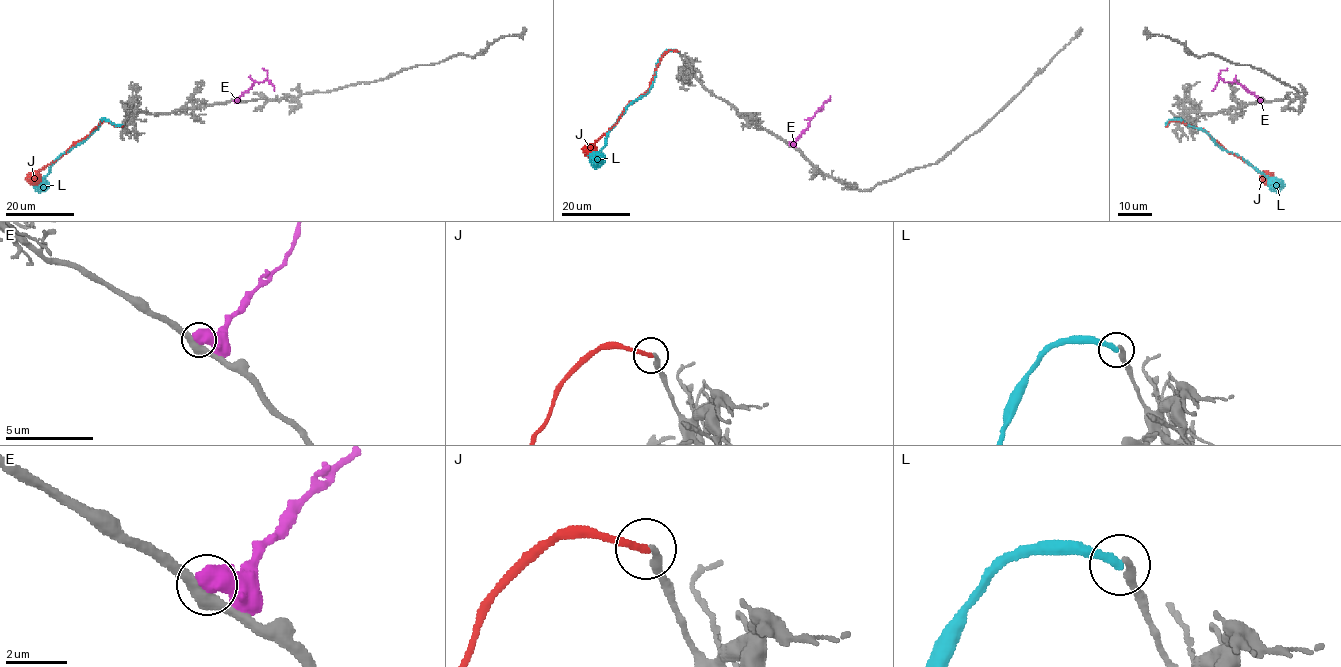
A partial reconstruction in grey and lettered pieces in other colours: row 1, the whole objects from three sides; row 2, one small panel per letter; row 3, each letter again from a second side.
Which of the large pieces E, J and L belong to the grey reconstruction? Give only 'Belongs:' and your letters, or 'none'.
Belongs: J

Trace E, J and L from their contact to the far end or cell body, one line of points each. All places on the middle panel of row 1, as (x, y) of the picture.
E: (790, 144), (830, 95)
J: (678, 52), (668, 50), (664, 54), (650, 87), (623, 110), (618, 120), (588, 149), (587, 156)
L: (678, 52), (666, 52), (661, 57), (652, 86), (619, 118), (607, 136), (600, 160), (594, 164)

